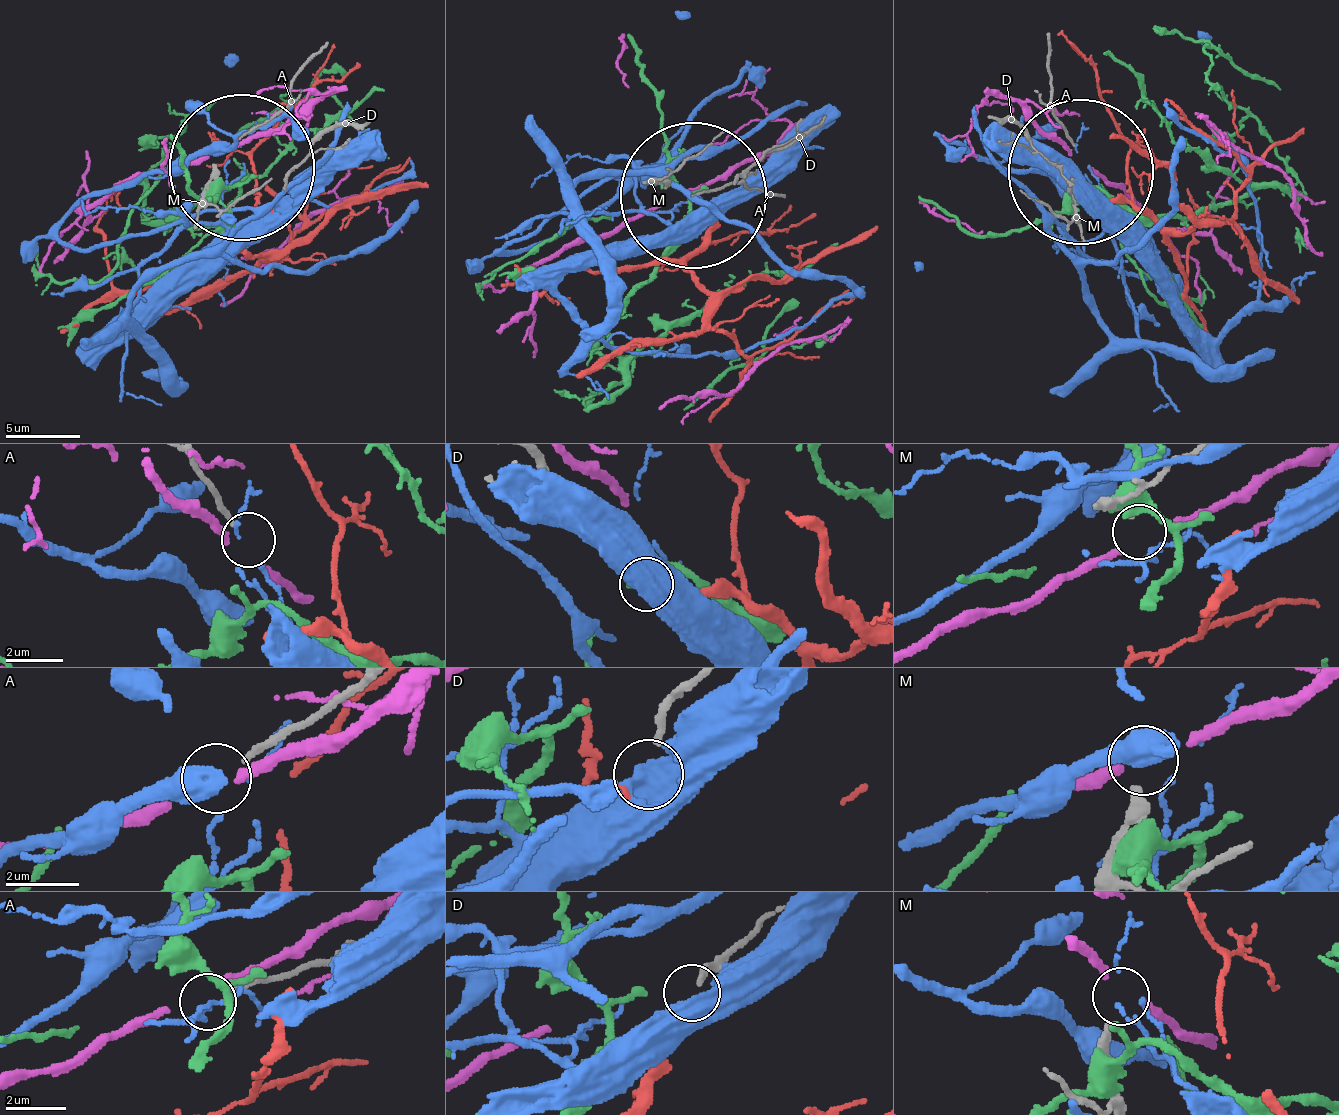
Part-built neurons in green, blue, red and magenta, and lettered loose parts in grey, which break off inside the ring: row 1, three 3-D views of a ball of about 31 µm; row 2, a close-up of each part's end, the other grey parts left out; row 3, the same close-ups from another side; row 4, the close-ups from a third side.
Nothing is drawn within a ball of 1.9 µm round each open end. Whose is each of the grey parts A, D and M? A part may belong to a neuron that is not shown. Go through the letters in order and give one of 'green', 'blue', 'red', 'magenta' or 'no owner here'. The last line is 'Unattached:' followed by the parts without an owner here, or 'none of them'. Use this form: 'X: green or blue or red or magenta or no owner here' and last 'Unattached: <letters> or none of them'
A: no owner here
D: red
M: magenta
Unattached: A

